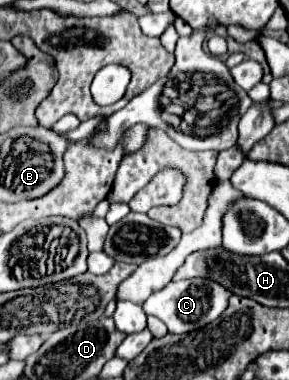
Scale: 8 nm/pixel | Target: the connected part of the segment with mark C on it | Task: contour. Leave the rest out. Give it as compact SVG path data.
M189 279L183 283L169 283L165 289L157 291L157 295L151 295L143 303L143 309L147 315L161 319L167 325L169 333L189 333L215 321L227 307L229 297L231 291L219 283L213 283L211 279Z

